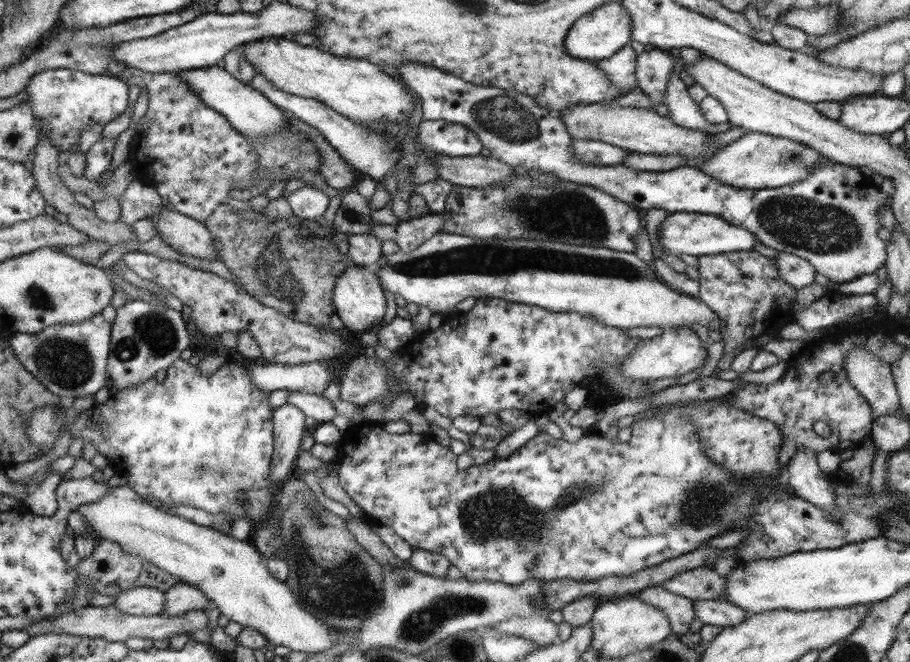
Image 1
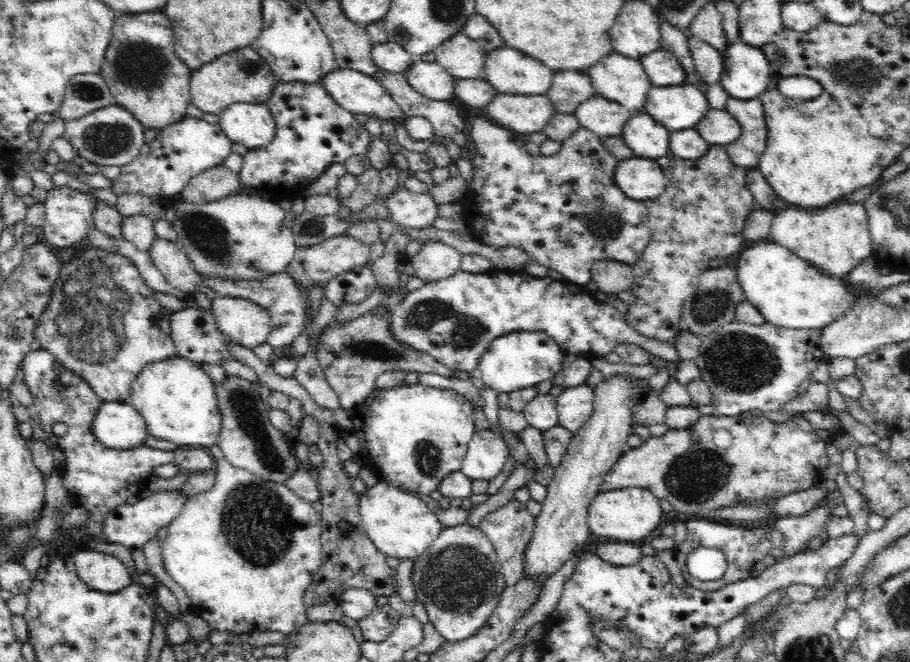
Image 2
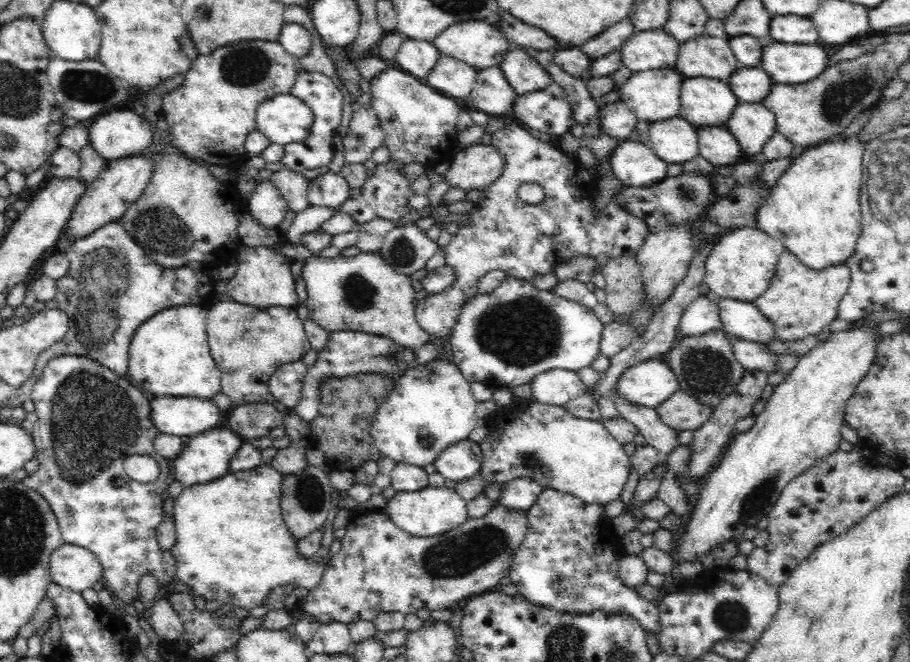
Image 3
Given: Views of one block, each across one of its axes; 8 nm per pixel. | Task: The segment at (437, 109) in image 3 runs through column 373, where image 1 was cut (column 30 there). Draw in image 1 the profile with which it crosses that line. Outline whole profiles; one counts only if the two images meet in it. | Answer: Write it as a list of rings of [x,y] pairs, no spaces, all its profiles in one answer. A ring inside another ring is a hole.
[[[55,68],[55,70],[43,70],[35,76],[31,76],[27,84],[27,100],[35,120],[43,118],[45,126],[49,128],[49,138],[57,146],[59,152],[77,152],[79,150],[79,134],[85,126],[93,122],[107,124],[109,120],[115,120],[121,116],[127,108],[127,86],[125,80],[119,80],[117,76],[101,76],[101,74],[85,74],[79,70],[69,68]]]

